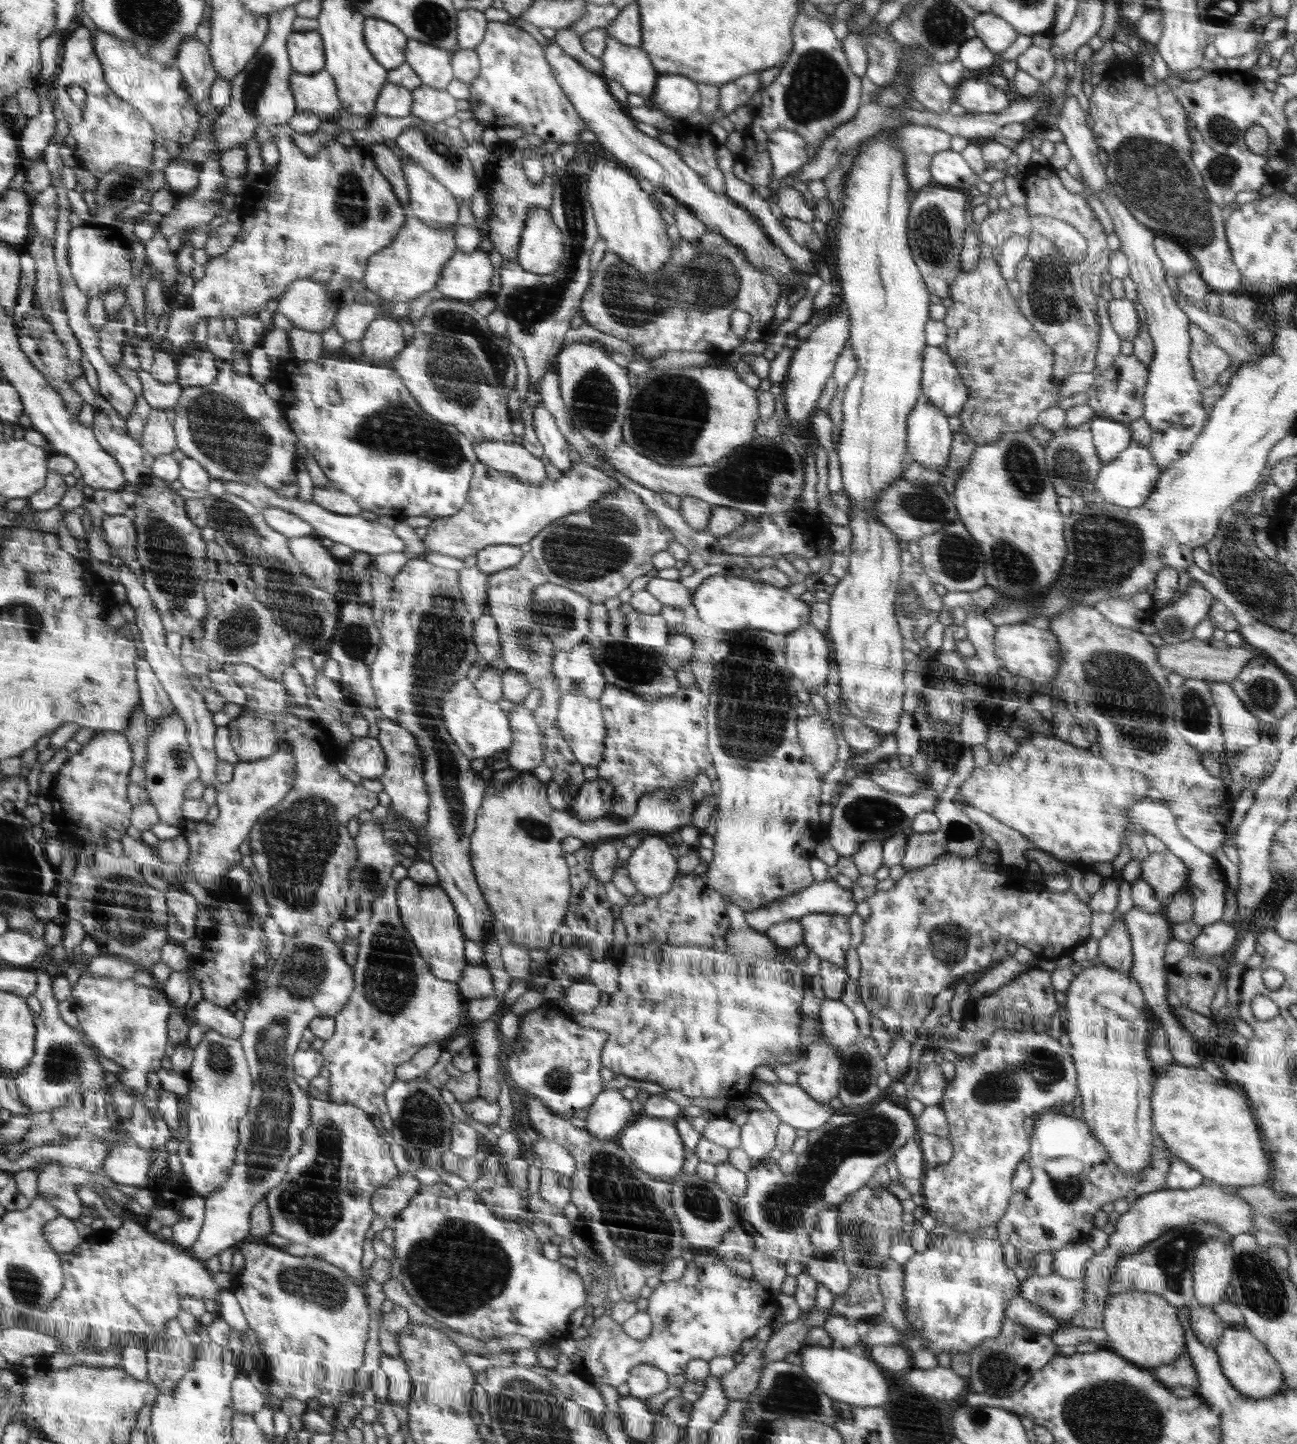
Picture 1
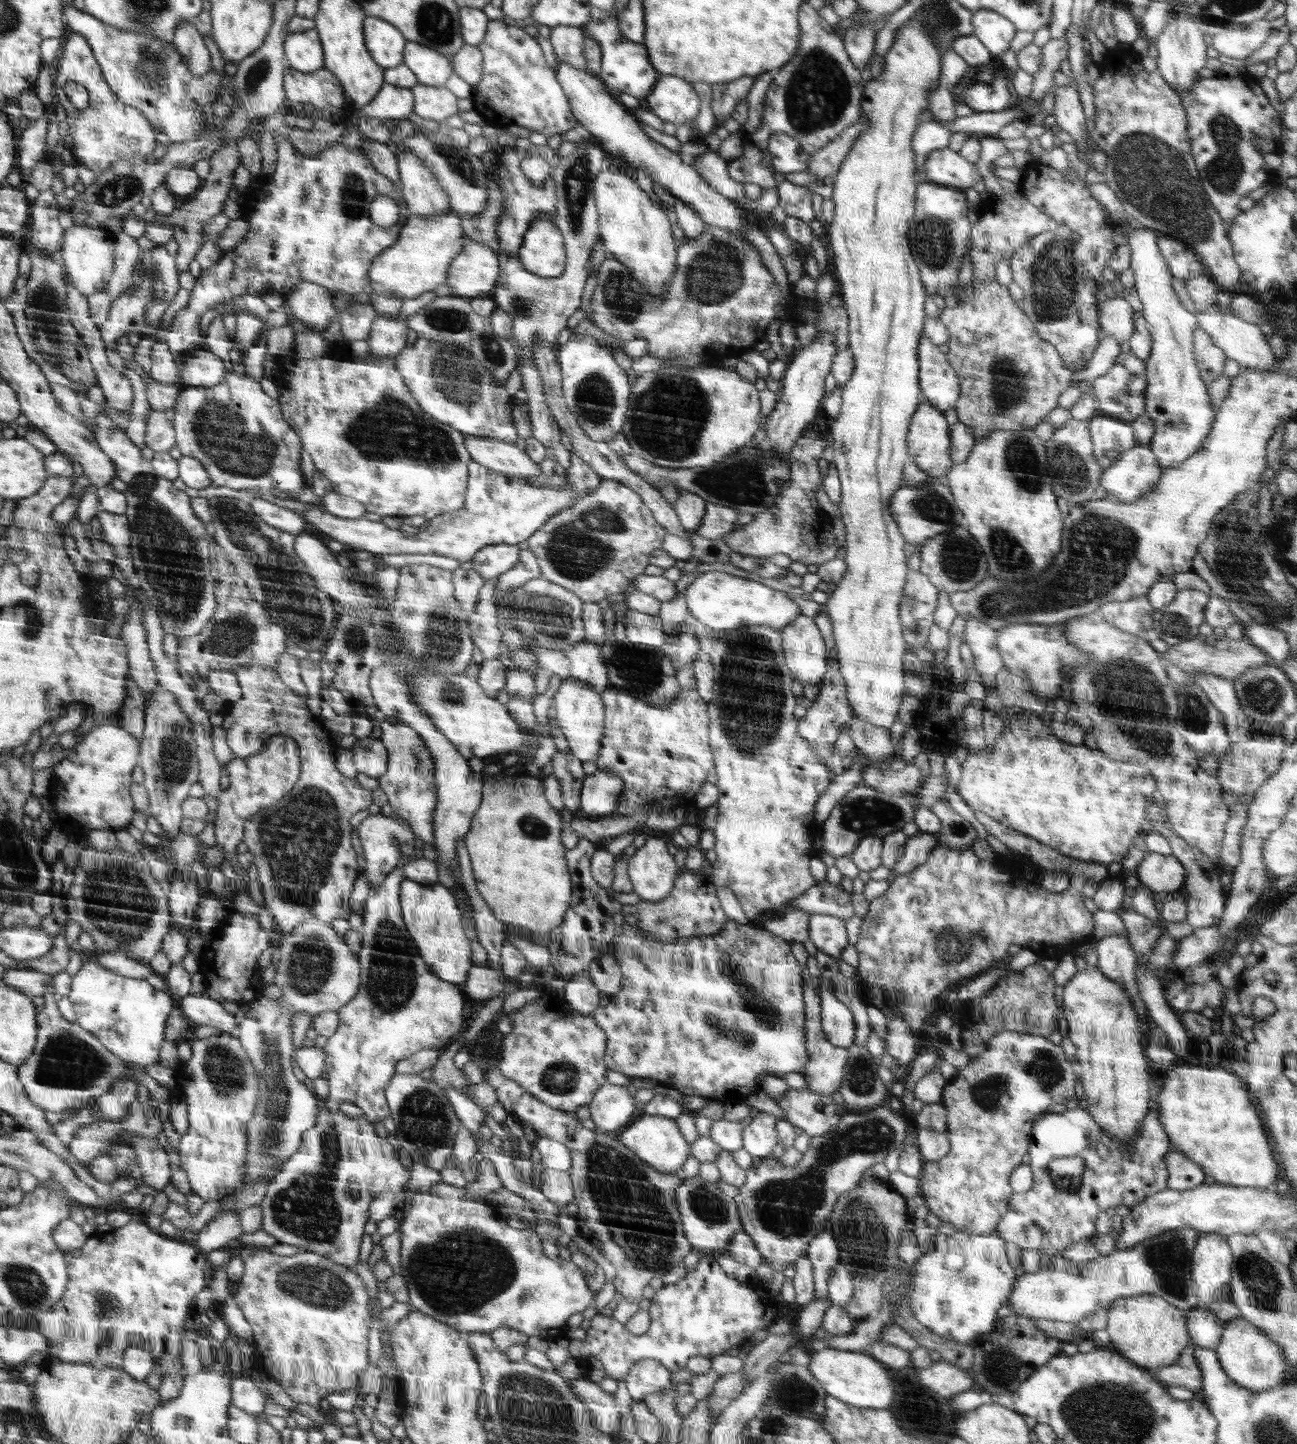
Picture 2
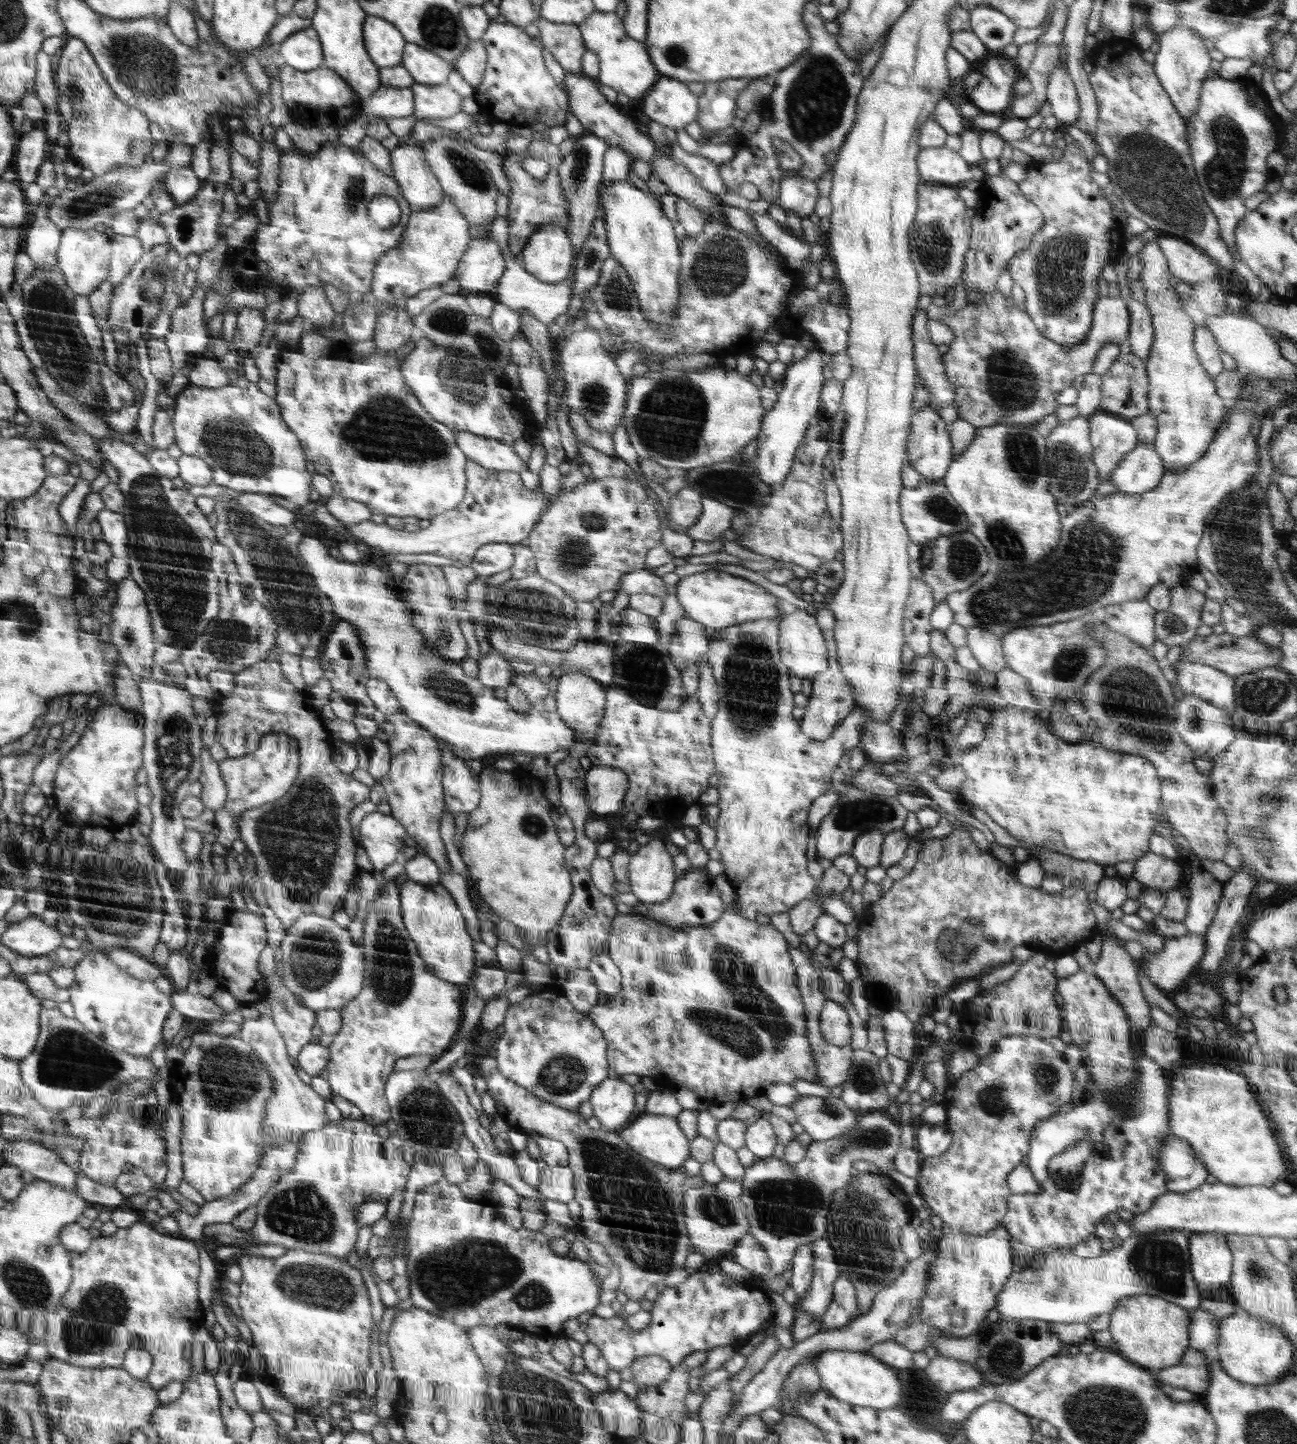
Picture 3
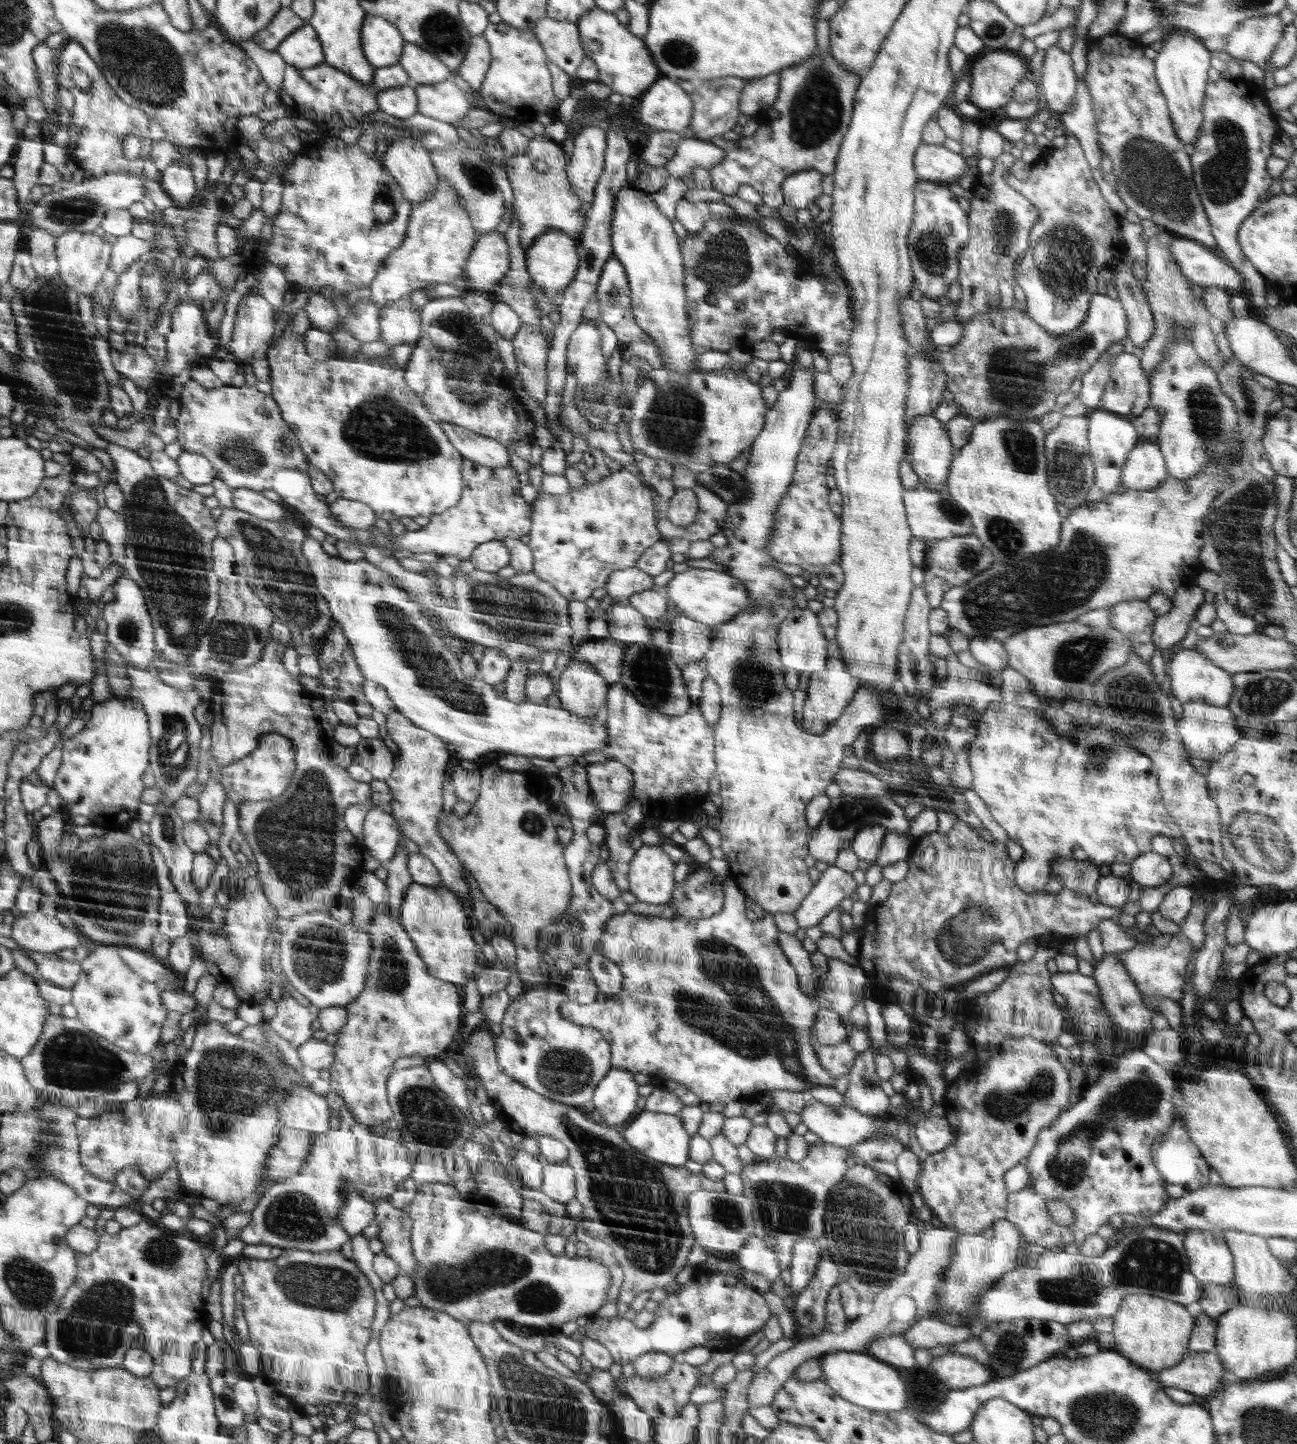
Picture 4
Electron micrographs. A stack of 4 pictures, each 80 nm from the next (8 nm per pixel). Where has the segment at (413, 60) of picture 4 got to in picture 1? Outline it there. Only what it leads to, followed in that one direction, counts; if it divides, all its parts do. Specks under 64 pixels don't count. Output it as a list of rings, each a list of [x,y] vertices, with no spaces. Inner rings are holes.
[[[409,39],[405,63],[413,67],[422,84],[437,87],[438,90],[446,89],[448,82],[455,78],[450,68],[450,54],[418,40]]]

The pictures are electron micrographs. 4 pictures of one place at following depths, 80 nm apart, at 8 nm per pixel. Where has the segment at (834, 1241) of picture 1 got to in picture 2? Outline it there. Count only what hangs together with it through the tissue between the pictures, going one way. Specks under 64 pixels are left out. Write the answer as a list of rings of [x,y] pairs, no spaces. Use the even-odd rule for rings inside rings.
[[[826,1222],[822,1233],[818,1233],[810,1241],[808,1252],[806,1252],[807,1258],[813,1264],[814,1298],[811,1302],[829,1297],[828,1279],[832,1269],[839,1264],[839,1254],[838,1245],[830,1233],[830,1224]]]

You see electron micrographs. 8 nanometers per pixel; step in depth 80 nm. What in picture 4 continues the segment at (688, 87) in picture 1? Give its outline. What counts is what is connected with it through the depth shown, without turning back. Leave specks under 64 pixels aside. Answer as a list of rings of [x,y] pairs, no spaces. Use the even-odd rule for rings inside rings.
[[[661,75],[640,95],[642,122],[654,130],[682,131],[689,126],[693,111],[690,95],[676,80]]]

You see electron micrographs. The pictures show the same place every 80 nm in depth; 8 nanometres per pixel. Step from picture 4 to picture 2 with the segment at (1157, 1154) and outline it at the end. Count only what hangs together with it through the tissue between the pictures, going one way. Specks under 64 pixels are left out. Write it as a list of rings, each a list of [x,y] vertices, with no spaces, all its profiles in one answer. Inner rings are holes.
[[[1180,1151],[1169,1152],[1165,1158],[1168,1169],[1167,1186],[1172,1190],[1193,1189],[1204,1183],[1204,1171]]]

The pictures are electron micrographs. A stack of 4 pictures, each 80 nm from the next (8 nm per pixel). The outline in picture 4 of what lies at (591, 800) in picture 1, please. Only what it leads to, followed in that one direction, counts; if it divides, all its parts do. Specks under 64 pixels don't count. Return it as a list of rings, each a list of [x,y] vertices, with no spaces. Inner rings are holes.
[[[618,760],[589,763],[586,768],[594,806],[612,816],[626,810],[632,800],[632,772]]]

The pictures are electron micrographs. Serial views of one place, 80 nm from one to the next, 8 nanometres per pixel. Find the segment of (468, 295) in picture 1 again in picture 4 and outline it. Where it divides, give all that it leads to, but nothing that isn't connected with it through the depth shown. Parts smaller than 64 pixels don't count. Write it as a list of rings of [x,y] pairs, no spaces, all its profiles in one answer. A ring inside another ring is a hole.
[[[490,231],[478,236],[463,277],[471,292],[495,292],[499,282],[512,268],[508,242],[502,233]]]

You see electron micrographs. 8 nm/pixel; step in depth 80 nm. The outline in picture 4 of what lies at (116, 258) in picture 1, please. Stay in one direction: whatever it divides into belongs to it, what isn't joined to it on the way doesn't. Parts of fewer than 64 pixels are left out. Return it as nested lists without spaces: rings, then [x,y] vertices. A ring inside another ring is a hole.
[[[73,230],[57,237],[55,256],[59,265],[60,279],[79,295],[92,296],[97,290],[98,282],[102,281],[106,270],[109,269],[110,252],[112,252],[112,246],[103,237],[96,236],[94,231],[86,233]]]

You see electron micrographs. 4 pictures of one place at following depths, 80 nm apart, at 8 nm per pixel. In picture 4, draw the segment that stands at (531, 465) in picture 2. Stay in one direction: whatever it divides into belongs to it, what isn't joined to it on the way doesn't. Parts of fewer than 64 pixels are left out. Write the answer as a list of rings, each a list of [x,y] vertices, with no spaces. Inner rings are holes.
[[[445,420],[436,421],[440,423],[449,441],[466,459],[487,467],[510,467],[507,447],[497,440]]]

